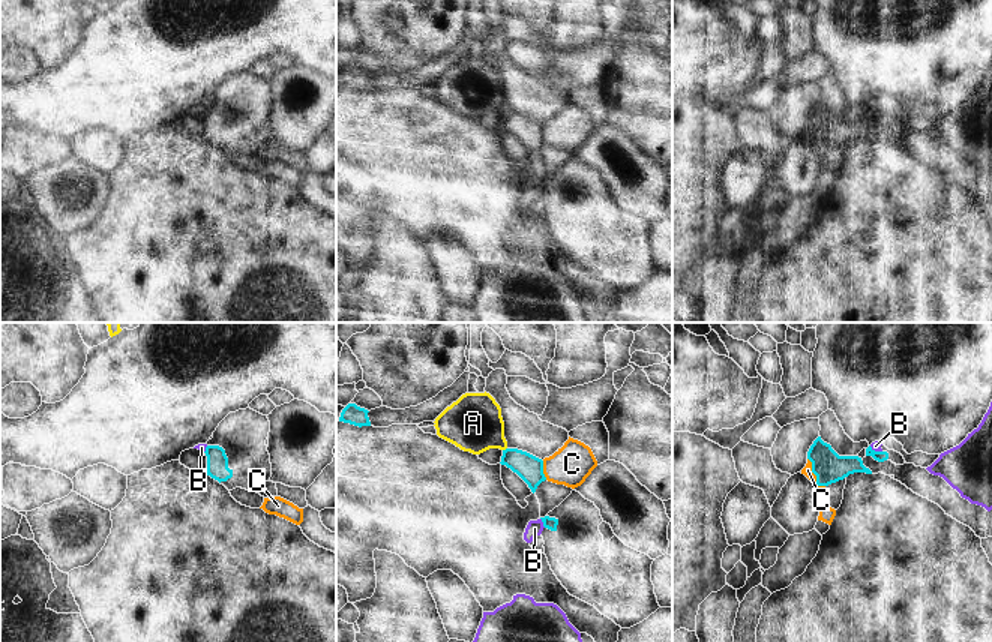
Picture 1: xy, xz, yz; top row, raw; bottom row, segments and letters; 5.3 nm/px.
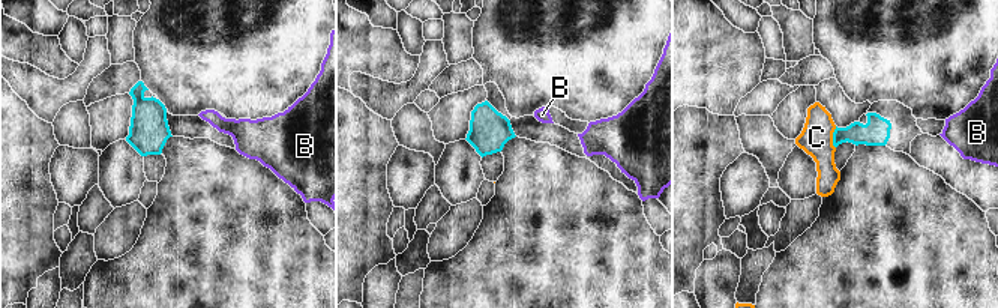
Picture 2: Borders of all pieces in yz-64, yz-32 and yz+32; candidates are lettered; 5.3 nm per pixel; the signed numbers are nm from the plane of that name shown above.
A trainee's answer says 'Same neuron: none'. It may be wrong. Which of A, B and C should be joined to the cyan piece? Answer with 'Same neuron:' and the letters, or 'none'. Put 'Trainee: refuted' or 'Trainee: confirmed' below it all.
Same neuron: none.
Trainee: confirmed

